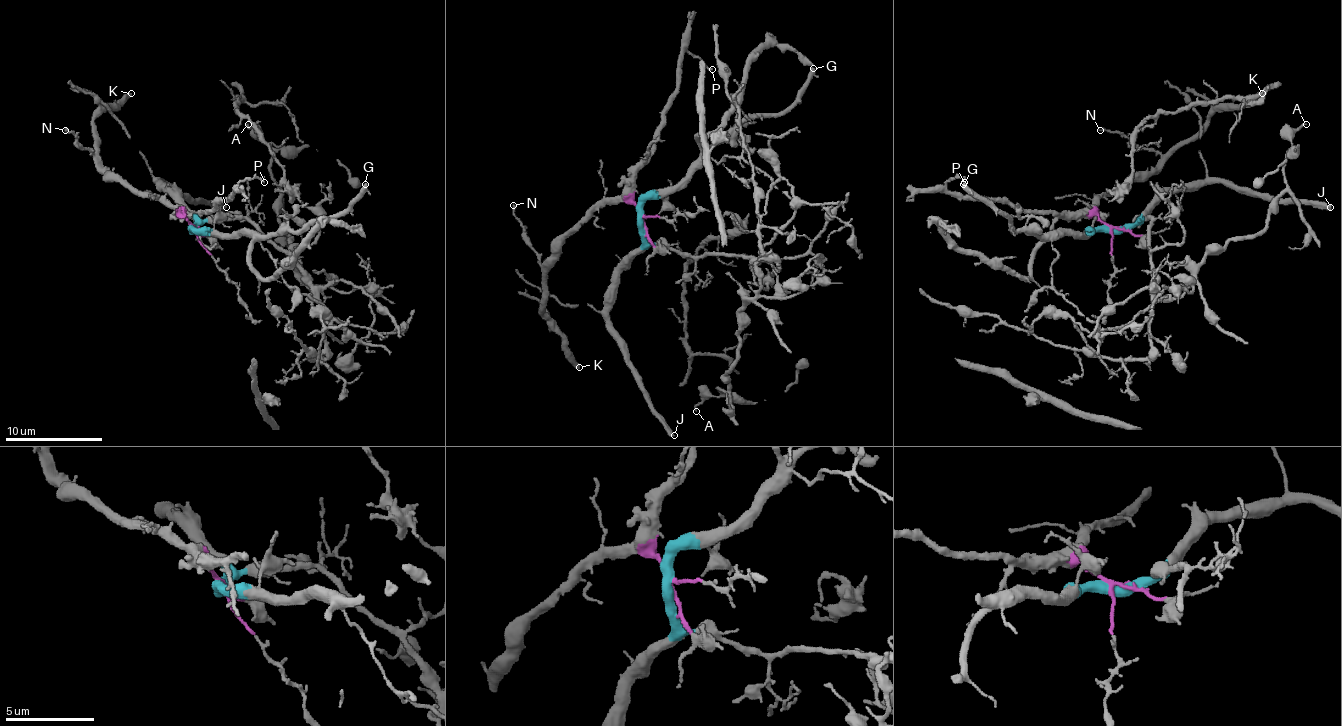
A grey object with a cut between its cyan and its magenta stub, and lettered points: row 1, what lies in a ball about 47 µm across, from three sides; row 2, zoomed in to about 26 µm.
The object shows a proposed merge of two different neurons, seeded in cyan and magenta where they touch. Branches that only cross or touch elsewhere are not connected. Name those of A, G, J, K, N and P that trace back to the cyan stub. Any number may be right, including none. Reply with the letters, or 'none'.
A, G, J

